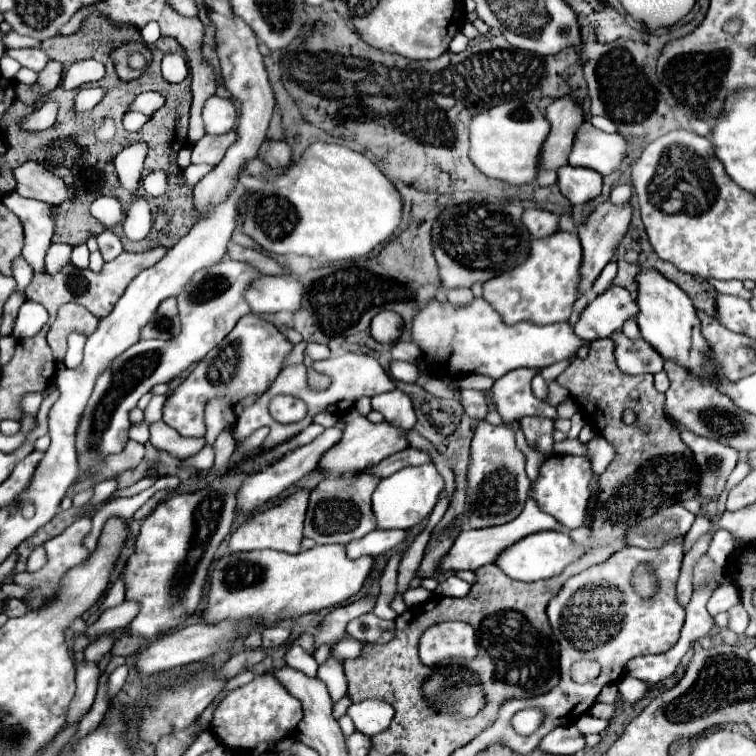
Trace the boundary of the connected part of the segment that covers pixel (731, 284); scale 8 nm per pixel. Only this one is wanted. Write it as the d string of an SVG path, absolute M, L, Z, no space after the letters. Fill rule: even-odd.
M710 279L710 283L714 285L714 289L716 289L718 293L726 293L726 295L742 297L742 299L750 299L750 297L752 297L752 293L750 293L748 289L744 289L742 281L736 281L736 279L732 279L732 281L712 281L712 279Z

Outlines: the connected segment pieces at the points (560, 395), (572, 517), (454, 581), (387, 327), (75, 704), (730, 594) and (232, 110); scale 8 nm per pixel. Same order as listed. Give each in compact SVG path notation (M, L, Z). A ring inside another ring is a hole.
M552 381L552 383L548 385L548 389L550 389L550 393L548 393L548 399L546 399L546 401L548 401L550 405L554 405L554 407L556 407L564 397L570 395L570 393L566 393L566 389L560 387L556 381Z
M556 454L542 464L538 485L534 487L532 495L538 503L538 507L544 513L552 515L562 527L576 529L576 527L584 525L584 519L586 519L586 505L590 499L592 479L594 479L594 475L590 469L590 461L586 457Z
M450 575L448 579L442 579L442 581L440 581L440 585L438 585L438 589L436 589L434 593L436 593L438 597L442 597L442 595L464 597L468 591L470 591L470 583L458 579L456 575Z
M382 311L378 313L370 323L370 335L378 343L396 343L402 335L404 321L394 311Z
M76 661L76 697L70 703L70 711L68 711L68 719L66 725L78 721L94 703L96 691L98 691L98 679L100 679L100 669L98 663L94 661Z
M725 585L719 587L707 603L707 610L709 614L718 614L720 612L728 611L730 607L739 602L739 594L733 585Z
M212 95L204 107L204 123L206 135L222 135L234 129L236 123L236 107L230 99L222 99Z

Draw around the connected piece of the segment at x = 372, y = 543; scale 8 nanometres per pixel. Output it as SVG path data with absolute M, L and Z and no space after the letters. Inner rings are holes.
M372 531L366 537L358 539L358 541L350 541L346 543L346 555L348 557L362 557L362 555L382 555L398 545L402 545L406 539L406 531Z

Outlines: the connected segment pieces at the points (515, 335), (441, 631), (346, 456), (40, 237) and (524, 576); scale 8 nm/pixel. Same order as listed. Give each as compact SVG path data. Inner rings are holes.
M438 299L428 301L428 305L418 309L418 313L414 315L410 331L412 341L434 365L434 377L440 379L464 377L470 373L500 379L508 371L520 367L544 369L556 361L568 359L580 347L588 345L588 341L574 337L574 329L568 321L550 325L534 325L528 321L520 321L514 325L506 325L500 313L494 311L484 299L472 299L468 305L452 305L448 301L440 303ZM448 355L454 359L450 359Z
M438 623L424 631L418 651L426 667L446 659L474 659L478 653L476 633L466 623Z
M356 409L348 411L348 415L342 417L346 427L344 427L344 437L338 445L334 445L330 449L330 453L326 453L320 461L320 467L326 471L326 473L356 473L360 469L366 469L366 467L372 467L372 465L378 465L384 457L392 455L392 453L398 453L402 449L408 449L410 443L406 439L406 431L388 423L388 421L382 421L382 423L370 423L364 415L360 415Z
M16 191L6 193L2 197L2 203L20 219L24 227L22 255L34 267L34 271L44 271L44 255L56 229L54 207L36 199L18 197Z
M542 531L542 533L532 533L530 537L522 537L522 541L516 541L514 545L510 545L510 549L502 551L494 563L510 579L540 581L540 579L548 579L562 573L562 569L572 561L576 561L580 555L582 555L582 549L576 547L564 531Z

